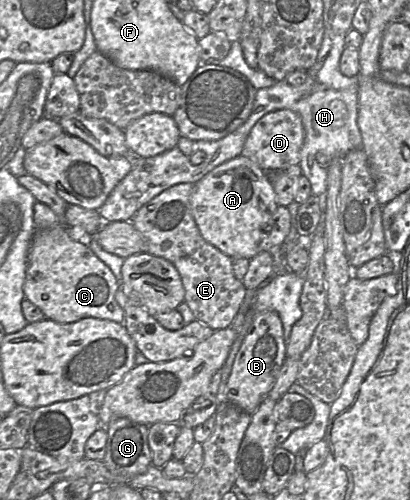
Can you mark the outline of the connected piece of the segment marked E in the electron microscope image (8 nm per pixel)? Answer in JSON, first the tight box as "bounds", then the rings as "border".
{"bounds":[130,183,246,331],"border":[[[182,183],[166,189],[143,205],[130,222],[145,239],[144,253],[162,257],[176,267],[185,289],[184,301],[190,307],[196,320],[217,331],[231,326],[244,301],[246,288],[243,281],[238,280],[233,274],[233,259],[208,243],[200,234],[190,206],[193,188],[193,183]]]}

